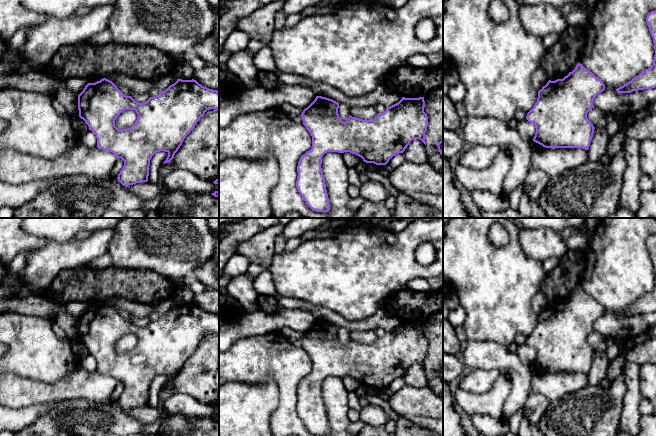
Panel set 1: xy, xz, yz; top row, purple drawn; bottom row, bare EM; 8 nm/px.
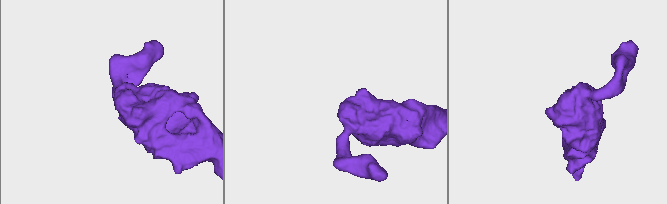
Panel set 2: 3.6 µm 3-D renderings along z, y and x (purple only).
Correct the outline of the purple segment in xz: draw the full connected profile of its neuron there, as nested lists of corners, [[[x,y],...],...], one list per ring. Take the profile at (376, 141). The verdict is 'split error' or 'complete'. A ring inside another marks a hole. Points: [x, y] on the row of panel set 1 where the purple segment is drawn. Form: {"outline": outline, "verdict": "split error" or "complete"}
{"outline": [[[322,96],[303,110],[301,117],[303,125],[312,136],[312,148],[299,160],[297,166],[296,187],[308,207],[316,212],[330,210],[329,198],[326,190],[321,164],[322,157],[327,152],[350,152],[363,159],[366,163],[386,165],[396,154],[403,153],[413,139],[420,139],[425,145],[425,133],[428,117],[424,112],[424,97],[405,98],[386,108],[384,113],[371,120],[363,120],[349,115],[343,122],[338,114],[339,103]]], "verdict": "complete"}

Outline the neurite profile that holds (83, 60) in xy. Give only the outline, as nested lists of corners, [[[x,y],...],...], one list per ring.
[[[85,41],[61,47],[54,54],[50,63],[39,70],[57,80],[77,77],[92,81],[98,78],[103,79],[110,74],[120,73],[154,82],[163,76],[172,75],[174,62],[174,57],[149,46],[118,45],[114,43],[96,46],[89,41]]]

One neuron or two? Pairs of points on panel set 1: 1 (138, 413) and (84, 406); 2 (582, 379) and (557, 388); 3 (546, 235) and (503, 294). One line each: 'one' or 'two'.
1: two
2: one
3: two

